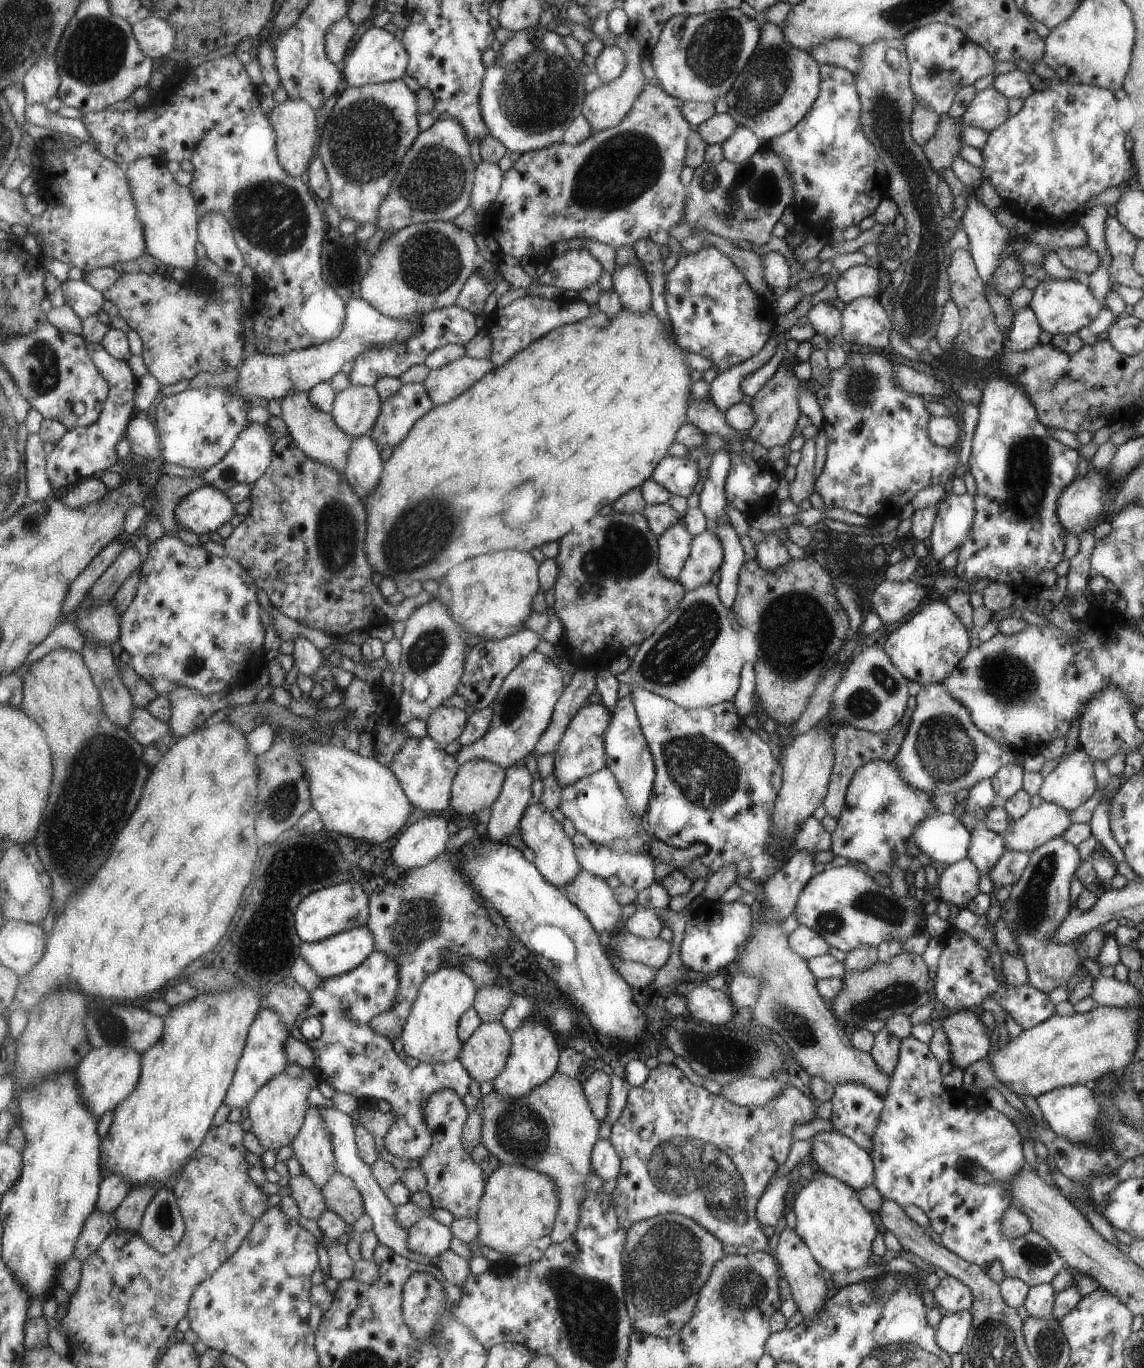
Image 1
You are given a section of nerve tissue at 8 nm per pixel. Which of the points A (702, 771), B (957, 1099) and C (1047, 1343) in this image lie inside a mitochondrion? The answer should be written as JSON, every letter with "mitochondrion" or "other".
{"A":"mitochondrion","B":"other","C":"mitochondrion"}

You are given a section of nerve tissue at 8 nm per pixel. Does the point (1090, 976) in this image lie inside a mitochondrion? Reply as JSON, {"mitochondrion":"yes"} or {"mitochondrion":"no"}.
{"mitochondrion":"no"}

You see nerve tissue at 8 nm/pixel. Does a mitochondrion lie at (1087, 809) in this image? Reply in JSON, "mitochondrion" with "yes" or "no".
{"mitochondrion":"no"}

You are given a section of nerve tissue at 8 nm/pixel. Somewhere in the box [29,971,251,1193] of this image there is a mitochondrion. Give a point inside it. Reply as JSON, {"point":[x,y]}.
{"point":[111,1025]}

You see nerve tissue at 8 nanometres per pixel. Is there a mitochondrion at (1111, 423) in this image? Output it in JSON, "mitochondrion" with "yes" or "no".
{"mitochondrion":"no"}

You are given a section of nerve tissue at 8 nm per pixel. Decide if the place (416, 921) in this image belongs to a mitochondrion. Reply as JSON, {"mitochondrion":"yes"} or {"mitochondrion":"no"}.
{"mitochondrion":"yes"}

